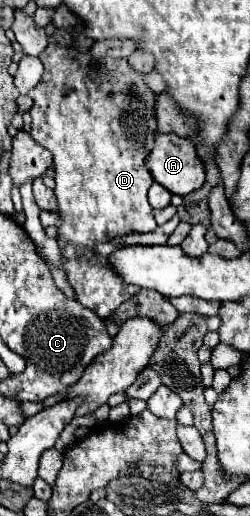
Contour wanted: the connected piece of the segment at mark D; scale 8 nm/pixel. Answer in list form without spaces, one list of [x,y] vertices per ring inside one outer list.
[[[56,30],[48,38],[48,46],[38,58],[44,64],[44,74],[38,86],[28,92],[28,96],[34,100],[30,110],[30,134],[38,144],[54,154],[54,192],[58,198],[58,212],[62,216],[62,224],[58,226],[58,240],[62,246],[94,246],[98,242],[108,242],[130,232],[154,232],[158,224],[146,198],[146,192],[154,180],[146,166],[146,152],[154,148],[156,140],[156,92],[146,86],[146,74],[136,72],[126,58],[112,56],[102,60],[110,62],[110,74],[94,72],[92,54],[78,52],[74,48],[74,38],[66,30]]]

